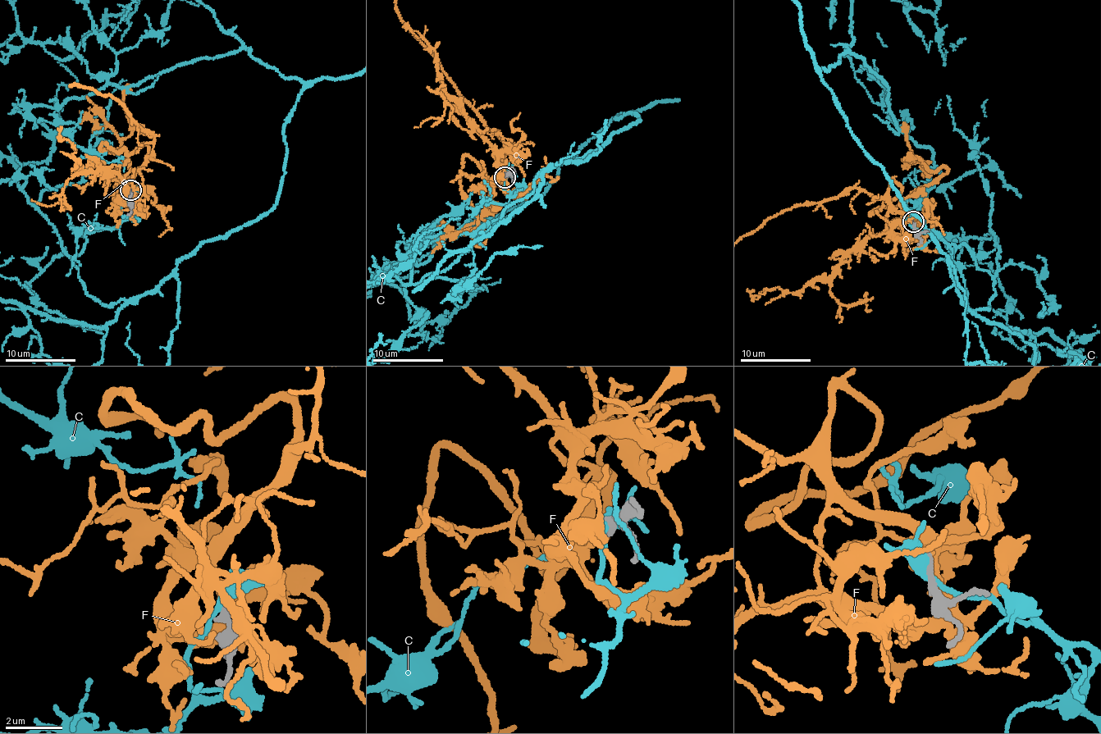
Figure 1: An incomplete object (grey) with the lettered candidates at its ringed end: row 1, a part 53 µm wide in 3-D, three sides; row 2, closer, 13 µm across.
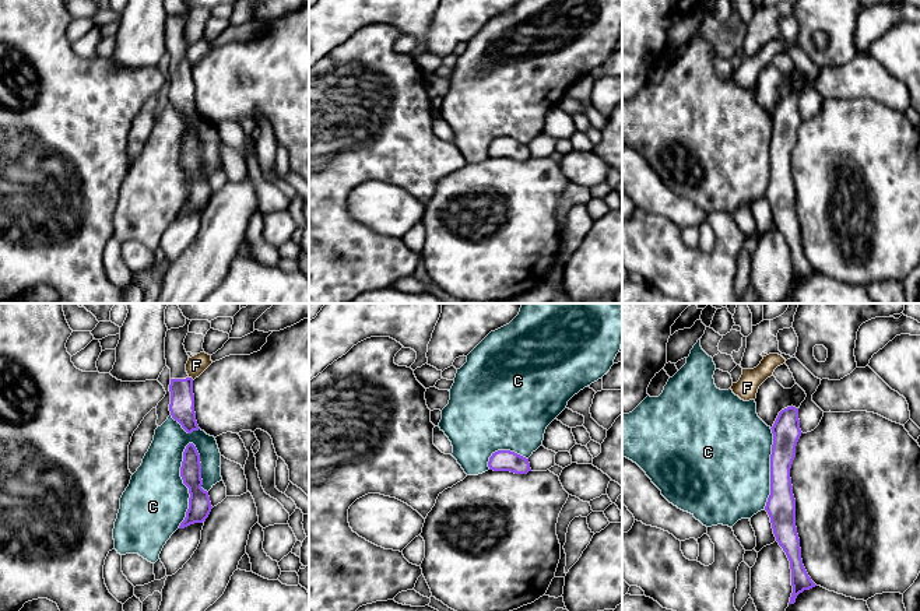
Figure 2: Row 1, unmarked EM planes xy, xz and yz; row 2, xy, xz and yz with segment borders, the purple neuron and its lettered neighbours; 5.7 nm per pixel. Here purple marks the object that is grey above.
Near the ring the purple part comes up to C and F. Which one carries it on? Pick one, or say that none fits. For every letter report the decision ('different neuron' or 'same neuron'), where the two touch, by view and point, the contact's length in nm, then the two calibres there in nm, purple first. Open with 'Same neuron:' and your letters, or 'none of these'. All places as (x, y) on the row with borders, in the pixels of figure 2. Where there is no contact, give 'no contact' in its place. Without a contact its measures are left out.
Same neuron: none of these
C: different neuron | xy (183, 483) | 500 nm | 130/380 nm
F: different neuron | xy (190, 378) | 40 nm | 140/110 nm

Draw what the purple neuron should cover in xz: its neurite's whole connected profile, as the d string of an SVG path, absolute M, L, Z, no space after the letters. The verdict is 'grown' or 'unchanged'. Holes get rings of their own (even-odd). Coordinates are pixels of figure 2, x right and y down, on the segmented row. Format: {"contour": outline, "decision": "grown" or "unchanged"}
{"contour": "M498 450L492 453L488 467L494 471L510 471L515 474L527 474L531 471L529 459L510 450Z", "decision": "unchanged"}

